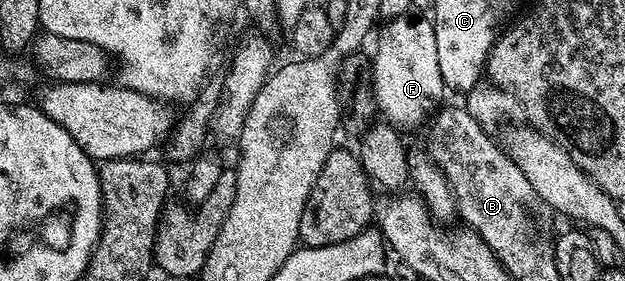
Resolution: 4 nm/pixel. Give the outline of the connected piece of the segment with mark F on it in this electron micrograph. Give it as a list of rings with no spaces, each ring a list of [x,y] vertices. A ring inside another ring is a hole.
[[[415,16],[411,18],[393,18],[386,23],[383,31],[380,29],[379,43],[375,46],[373,53],[373,65],[371,67],[371,77],[375,84],[375,105],[378,113],[386,121],[400,131],[406,132],[410,126],[419,126],[428,121],[440,109],[444,101],[445,87],[441,76],[441,64],[437,62],[437,36],[435,35],[435,23],[430,17]]]

